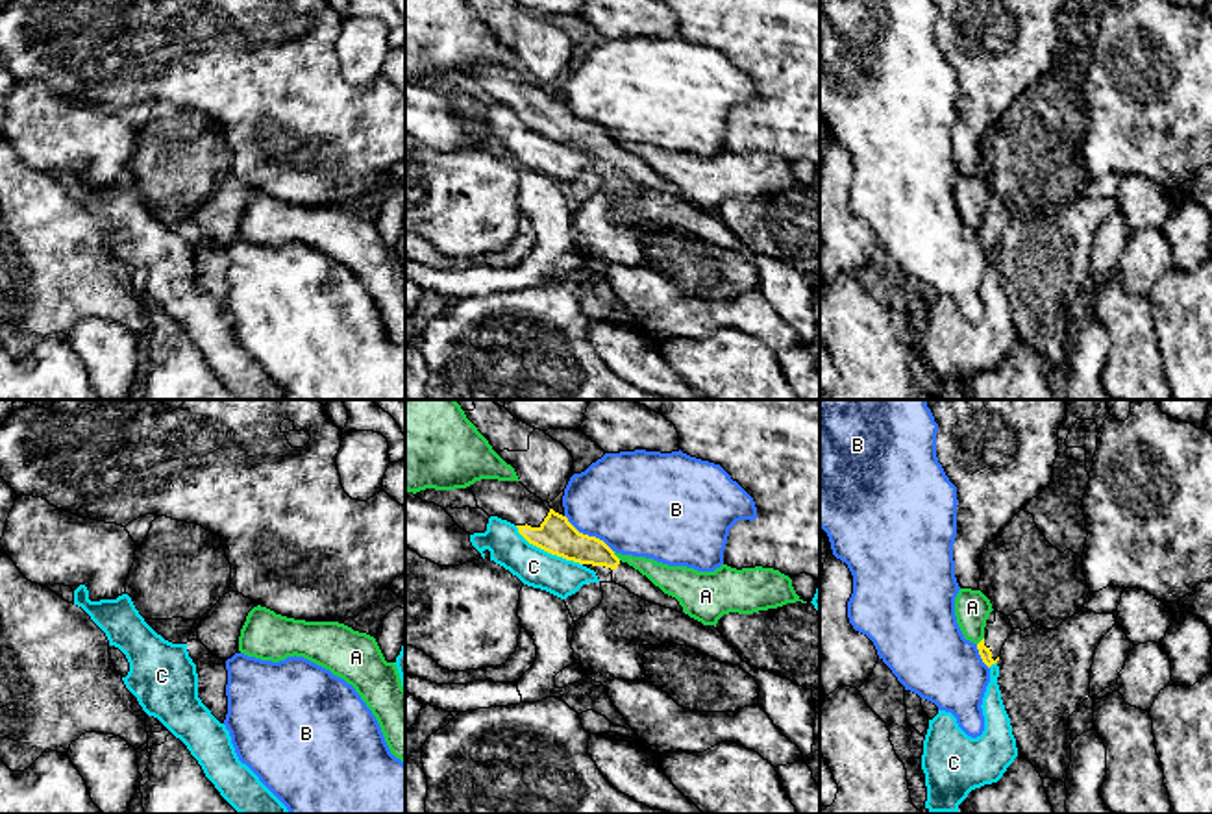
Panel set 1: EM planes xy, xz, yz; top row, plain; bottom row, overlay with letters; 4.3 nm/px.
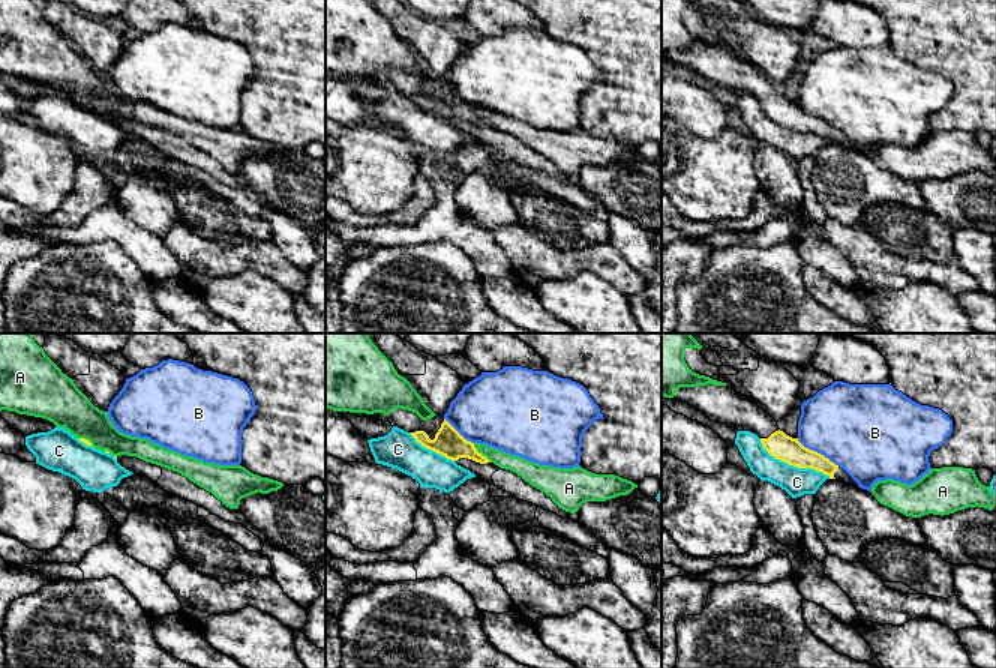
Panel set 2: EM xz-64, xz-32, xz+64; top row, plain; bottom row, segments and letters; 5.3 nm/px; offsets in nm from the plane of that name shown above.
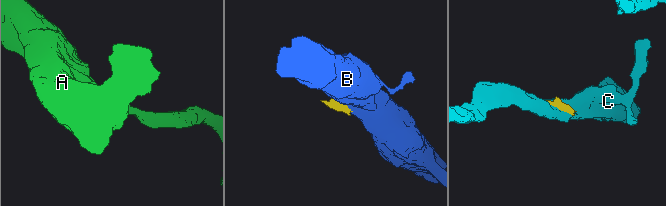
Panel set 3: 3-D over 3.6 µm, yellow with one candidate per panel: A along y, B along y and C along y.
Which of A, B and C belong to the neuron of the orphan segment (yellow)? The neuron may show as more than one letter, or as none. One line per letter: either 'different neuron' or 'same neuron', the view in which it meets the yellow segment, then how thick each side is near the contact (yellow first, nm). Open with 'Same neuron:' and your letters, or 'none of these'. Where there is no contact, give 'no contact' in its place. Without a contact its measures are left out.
Same neuron: none of these
A: different neuron | xz | 150/110 nm
B: different neuron | xz | 160/440 nm
C: different neuron | xz | 160/170 nm

